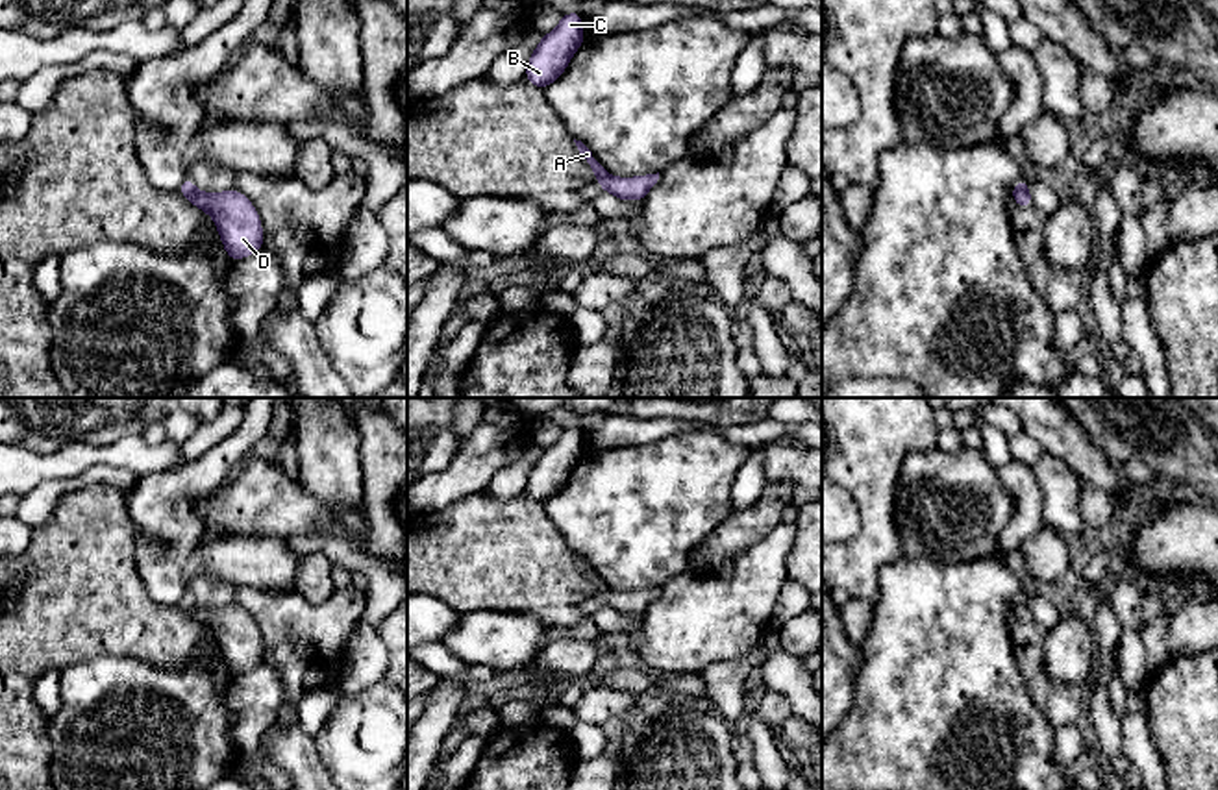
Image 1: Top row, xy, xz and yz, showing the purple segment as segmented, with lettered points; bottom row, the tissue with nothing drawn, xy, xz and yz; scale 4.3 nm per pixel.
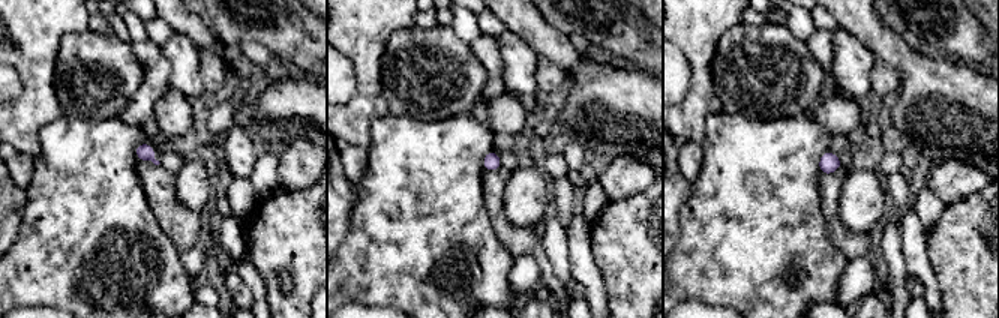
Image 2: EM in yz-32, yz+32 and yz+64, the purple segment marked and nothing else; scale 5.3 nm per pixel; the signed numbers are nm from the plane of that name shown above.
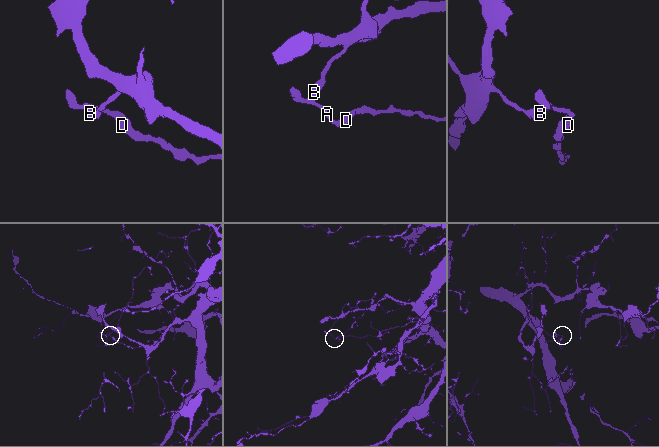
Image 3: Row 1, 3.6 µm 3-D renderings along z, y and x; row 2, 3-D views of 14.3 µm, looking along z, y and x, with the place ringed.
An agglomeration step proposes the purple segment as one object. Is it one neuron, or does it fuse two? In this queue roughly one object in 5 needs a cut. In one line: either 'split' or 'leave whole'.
split

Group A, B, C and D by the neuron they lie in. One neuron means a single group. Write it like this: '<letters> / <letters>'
A B C / D

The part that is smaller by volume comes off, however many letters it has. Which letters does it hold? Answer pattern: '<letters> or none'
D

